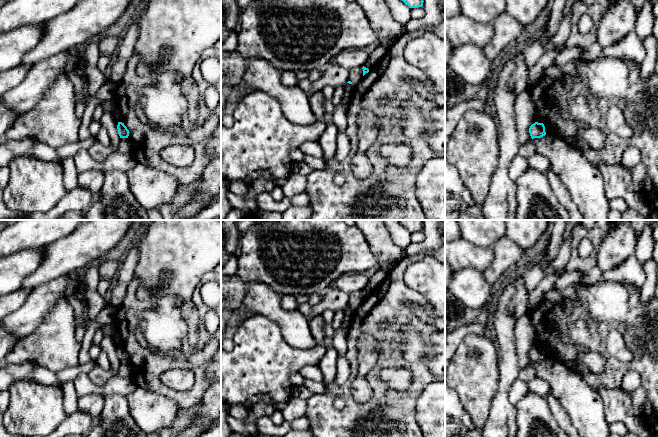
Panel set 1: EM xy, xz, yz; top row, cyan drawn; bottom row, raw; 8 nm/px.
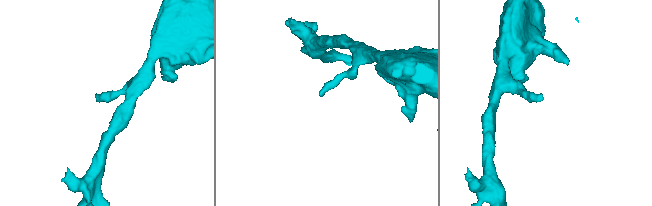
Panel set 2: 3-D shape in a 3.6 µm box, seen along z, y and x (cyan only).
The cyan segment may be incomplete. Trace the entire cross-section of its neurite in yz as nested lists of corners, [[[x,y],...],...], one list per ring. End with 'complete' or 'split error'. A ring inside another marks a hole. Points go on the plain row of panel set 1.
[[[535,346],[529,352],[529,357],[532,363],[541,362],[546,359],[545,350],[543,347]]] | complete

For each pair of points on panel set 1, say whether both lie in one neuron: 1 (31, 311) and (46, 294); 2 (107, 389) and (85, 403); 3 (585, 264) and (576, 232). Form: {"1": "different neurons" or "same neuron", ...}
{"1": "same neuron", "2": "different neurons", "3": "same neuron"}

